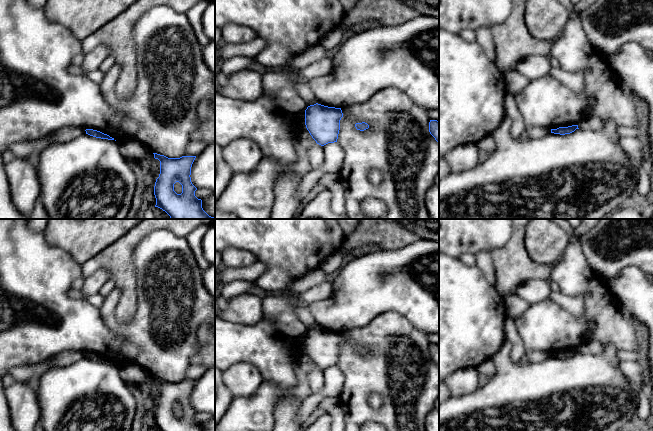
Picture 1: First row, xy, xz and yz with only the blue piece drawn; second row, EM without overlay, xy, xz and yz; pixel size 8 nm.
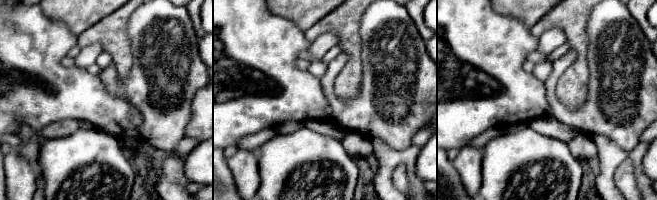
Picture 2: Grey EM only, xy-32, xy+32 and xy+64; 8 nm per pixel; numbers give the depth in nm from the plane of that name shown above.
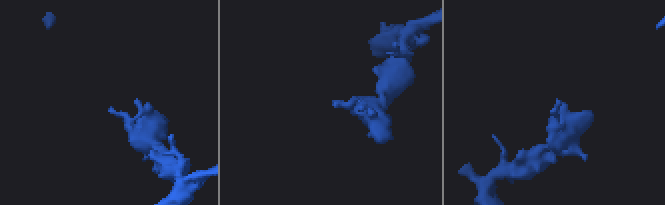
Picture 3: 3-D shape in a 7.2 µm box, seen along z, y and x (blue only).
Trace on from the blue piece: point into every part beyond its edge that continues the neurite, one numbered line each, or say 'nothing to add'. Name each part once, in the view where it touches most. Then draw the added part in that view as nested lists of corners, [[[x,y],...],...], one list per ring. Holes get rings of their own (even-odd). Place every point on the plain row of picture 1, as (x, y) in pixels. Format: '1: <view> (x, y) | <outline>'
nothing to add

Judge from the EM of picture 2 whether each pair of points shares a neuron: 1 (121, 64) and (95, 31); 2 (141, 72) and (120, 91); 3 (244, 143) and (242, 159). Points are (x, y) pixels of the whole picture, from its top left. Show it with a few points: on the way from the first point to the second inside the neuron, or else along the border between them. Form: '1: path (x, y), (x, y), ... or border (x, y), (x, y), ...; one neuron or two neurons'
1: path (121, 55), (104, 37); one neuron
2: path (136, 77), (125, 88); one neuron
3: border (238, 148), (254, 149), (256, 151); two neurons

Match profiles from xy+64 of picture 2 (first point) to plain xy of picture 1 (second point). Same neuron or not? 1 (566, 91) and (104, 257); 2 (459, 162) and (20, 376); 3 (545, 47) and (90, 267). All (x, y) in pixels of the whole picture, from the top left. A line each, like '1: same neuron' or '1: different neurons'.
1: same neuron
2: different neurons
3: different neurons

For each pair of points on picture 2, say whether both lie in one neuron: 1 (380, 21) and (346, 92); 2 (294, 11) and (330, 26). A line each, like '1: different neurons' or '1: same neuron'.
1: different neurons
2: different neurons

